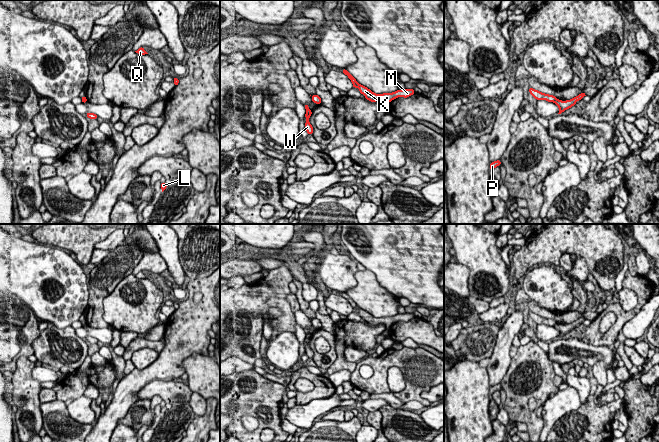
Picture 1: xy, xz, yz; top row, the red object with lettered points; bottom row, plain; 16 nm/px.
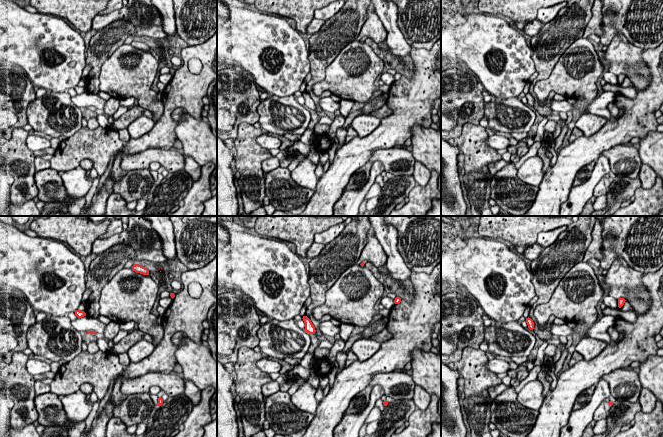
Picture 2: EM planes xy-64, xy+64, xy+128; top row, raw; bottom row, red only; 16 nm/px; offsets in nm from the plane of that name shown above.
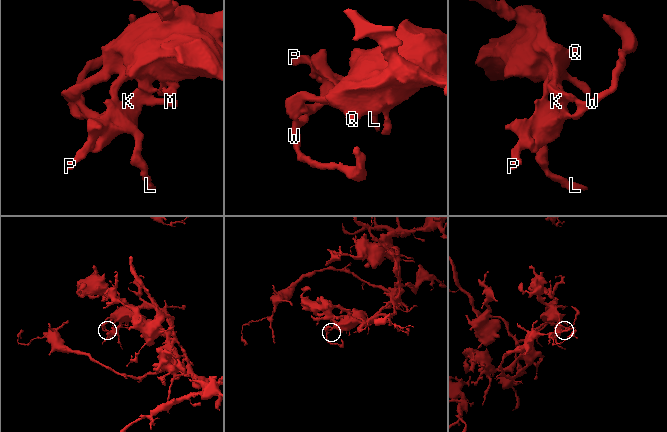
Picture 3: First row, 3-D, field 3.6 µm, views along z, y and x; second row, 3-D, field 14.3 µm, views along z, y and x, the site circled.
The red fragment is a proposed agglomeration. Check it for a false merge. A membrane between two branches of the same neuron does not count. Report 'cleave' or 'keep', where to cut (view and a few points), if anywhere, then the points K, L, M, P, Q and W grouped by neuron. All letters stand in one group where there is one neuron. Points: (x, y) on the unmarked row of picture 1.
cleave; cut xz (356, 305), (353, 308); groups K L M W / P Q

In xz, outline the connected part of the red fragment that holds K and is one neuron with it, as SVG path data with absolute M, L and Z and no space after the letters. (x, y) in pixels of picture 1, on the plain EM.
M358 306L353 308L353 312L356 312L356 311L359 313L360 317L365 320L367 324L371 326L385 324L387 328L398 321L408 322L409 320L415 317L414 313L405 313L405 314L397 314L392 317L375 318L370 313L359 308Z

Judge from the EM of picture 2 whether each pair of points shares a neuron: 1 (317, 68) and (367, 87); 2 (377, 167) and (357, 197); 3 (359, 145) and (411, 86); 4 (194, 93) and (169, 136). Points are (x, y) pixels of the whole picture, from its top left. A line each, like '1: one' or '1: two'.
1: two
2: one
3: one
4: one

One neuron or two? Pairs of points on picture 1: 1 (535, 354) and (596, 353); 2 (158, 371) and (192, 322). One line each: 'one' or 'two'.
1: two
2: one

